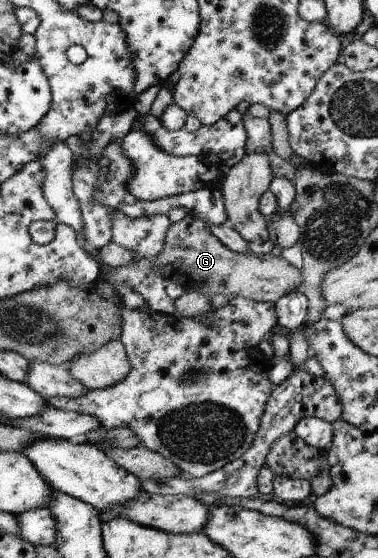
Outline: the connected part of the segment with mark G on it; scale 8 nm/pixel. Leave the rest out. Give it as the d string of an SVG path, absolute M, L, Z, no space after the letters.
M187 214L182 221L171 223L166 231L162 252L156 257L156 267L162 278L185 285L188 291L194 290L211 298L222 294L226 298L246 297L256 302L275 304L288 293L301 290L302 275L298 268L278 255L254 255L236 253L222 244L210 231L205 221Z

